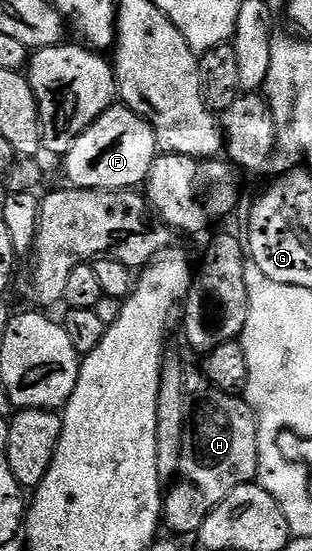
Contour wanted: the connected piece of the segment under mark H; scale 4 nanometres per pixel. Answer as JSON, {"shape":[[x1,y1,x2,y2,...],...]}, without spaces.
{"shape":[[187,372,184,387,184,451,180,455,178,478,169,486,162,502,162,520,165,528,170,528,174,533,194,535,204,523,204,519,208,519,208,515,212,515,217,505,224,503,224,499,228,499,228,495,232,495,236,487,249,485,257,478,258,420,254,418,254,412,246,400,212,387,201,372]]}

